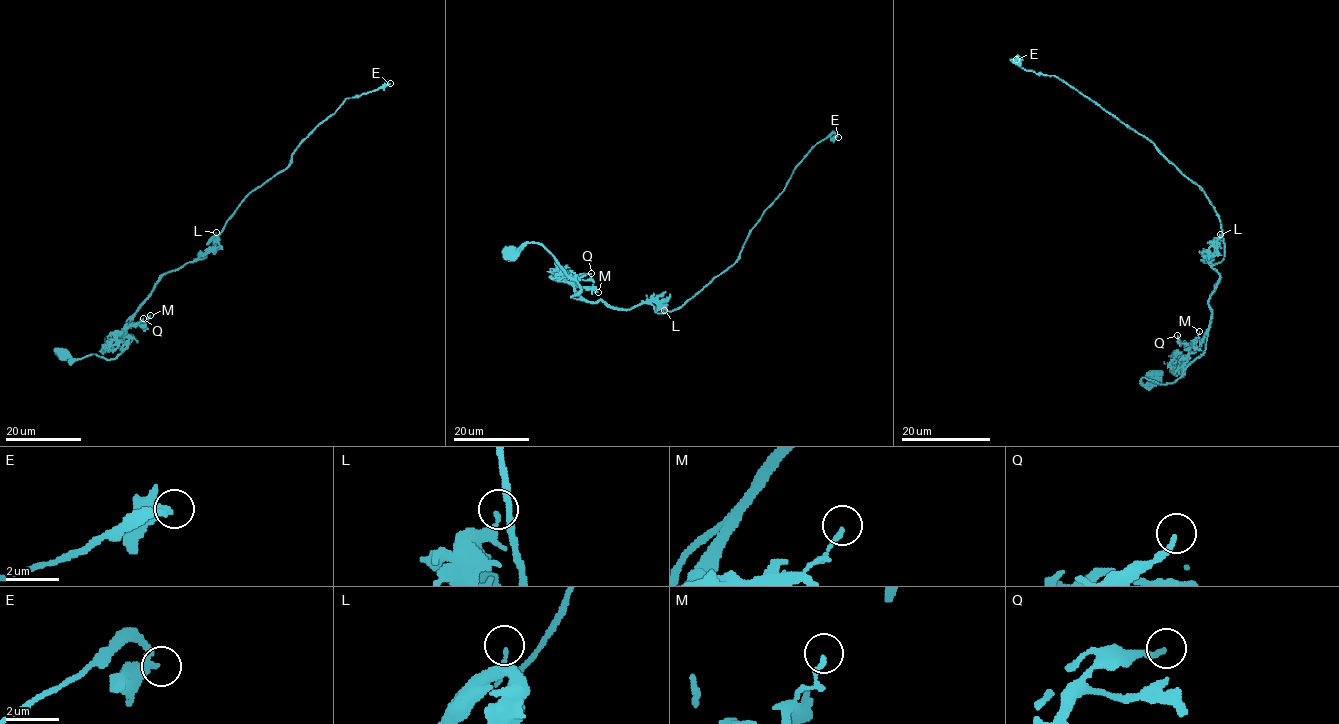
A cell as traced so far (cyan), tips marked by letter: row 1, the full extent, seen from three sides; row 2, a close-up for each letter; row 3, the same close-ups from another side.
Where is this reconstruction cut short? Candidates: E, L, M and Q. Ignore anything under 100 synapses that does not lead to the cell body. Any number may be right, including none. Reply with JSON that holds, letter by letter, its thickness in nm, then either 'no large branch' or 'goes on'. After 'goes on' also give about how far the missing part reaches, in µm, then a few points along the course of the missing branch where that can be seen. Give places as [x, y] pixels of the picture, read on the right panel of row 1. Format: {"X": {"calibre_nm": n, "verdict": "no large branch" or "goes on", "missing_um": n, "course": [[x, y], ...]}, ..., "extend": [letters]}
{"E": {"calibre_nm": 280, "verdict": "no large branch"}, "L": {"calibre_nm": 150, "verdict": "no large branch"}, "M": {"calibre_nm": 170, "verdict": "no large branch"}, "Q": {"calibre_nm": 200, "verdict": "no large branch"}, "extend": []}

